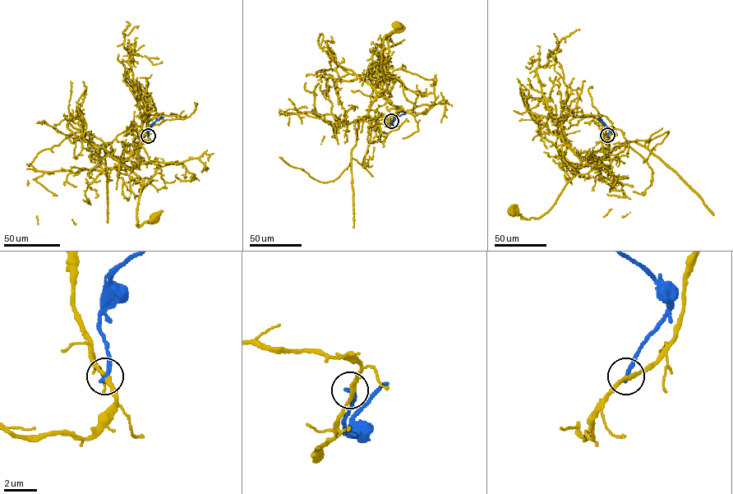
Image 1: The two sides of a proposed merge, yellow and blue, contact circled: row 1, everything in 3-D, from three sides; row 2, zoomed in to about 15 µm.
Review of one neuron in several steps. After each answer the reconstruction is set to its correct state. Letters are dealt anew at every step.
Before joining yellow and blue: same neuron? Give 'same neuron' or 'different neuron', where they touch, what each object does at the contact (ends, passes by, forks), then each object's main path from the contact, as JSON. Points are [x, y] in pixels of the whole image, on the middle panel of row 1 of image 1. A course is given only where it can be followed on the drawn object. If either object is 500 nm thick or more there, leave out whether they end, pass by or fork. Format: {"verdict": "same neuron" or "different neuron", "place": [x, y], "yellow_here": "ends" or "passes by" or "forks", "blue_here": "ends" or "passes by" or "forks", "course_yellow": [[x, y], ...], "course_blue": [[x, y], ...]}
{"verdict": "different neuron", "place": [391, 121], "yellow_here": "passes by", "blue_here": "ends", "course_yellow": [[391, 121], [371, 118], [368, 111], [376, 94], [386, 87], [380, 68], [383, 39], [397, 25]], "course_blue": [[391, 121], [391, 124], [404, 112]]}

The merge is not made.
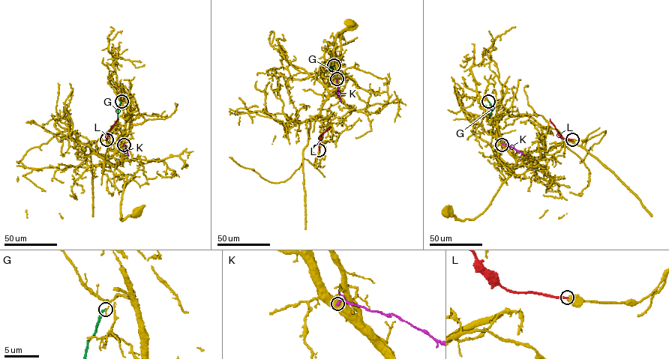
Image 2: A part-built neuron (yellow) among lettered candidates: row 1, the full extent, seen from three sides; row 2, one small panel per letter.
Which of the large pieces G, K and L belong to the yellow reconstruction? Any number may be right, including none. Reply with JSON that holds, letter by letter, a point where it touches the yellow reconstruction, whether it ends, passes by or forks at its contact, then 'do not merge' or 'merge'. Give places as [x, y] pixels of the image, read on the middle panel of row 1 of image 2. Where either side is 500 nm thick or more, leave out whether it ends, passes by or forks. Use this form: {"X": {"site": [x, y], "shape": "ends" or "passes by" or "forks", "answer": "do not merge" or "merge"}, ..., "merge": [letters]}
{"G": {"site": [334, 65], "shape": "ends", "answer": "do not merge"}, "K": {"site": [337, 79], "answer": "do not merge"}, "L": {"site": [319, 150], "shape": "ends", "answer": "merge"}, "merge": ["L"]}

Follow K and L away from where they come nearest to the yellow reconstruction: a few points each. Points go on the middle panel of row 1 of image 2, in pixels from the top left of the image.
K: (337, 79), (338, 96), (341, 101)
L: (319, 150), (319, 138), (331, 127)

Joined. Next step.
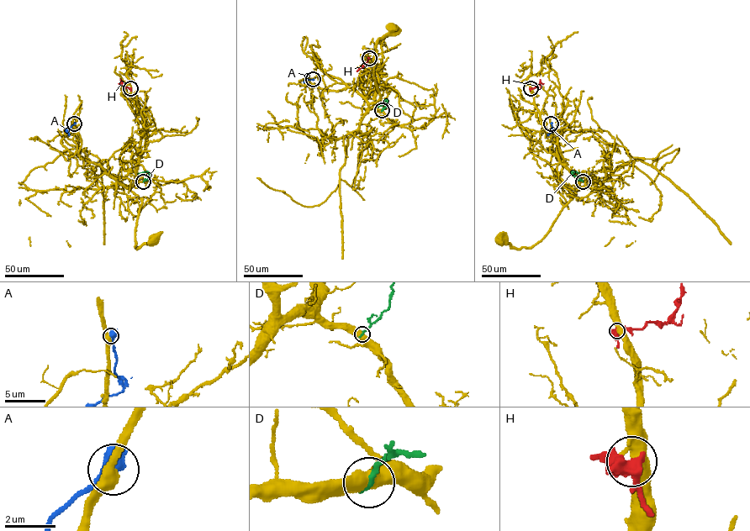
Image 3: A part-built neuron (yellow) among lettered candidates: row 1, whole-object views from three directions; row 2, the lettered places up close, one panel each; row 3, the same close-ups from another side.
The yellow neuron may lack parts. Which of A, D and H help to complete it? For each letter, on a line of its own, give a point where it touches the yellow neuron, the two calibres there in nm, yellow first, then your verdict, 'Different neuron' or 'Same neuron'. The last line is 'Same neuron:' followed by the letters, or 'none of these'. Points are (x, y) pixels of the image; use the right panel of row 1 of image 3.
A: Touches yellow at (551, 123). Thickness 440 nm (yellow) against 650 nm. Different neuron
D: Touches yellow at (583, 181). Thickness 550 nm (yellow) against 220 nm. Different neuron
H: Touches yellow at (530, 88). Thickness 550 nm (yellow) against 550 nm. Different neuron
Same neuron: none of these

